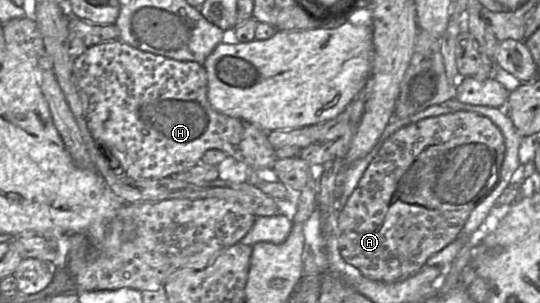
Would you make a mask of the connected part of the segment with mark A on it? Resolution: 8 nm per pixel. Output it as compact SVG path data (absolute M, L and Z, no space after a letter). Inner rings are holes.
M457 111L420 120L404 126L388 137L372 160L357 187L349 197L337 221L338 246L342 258L357 268L366 278L385 283L396 283L419 272L435 253L459 237L471 211L496 187L505 156L505 141L500 129L488 118L473 112Z

